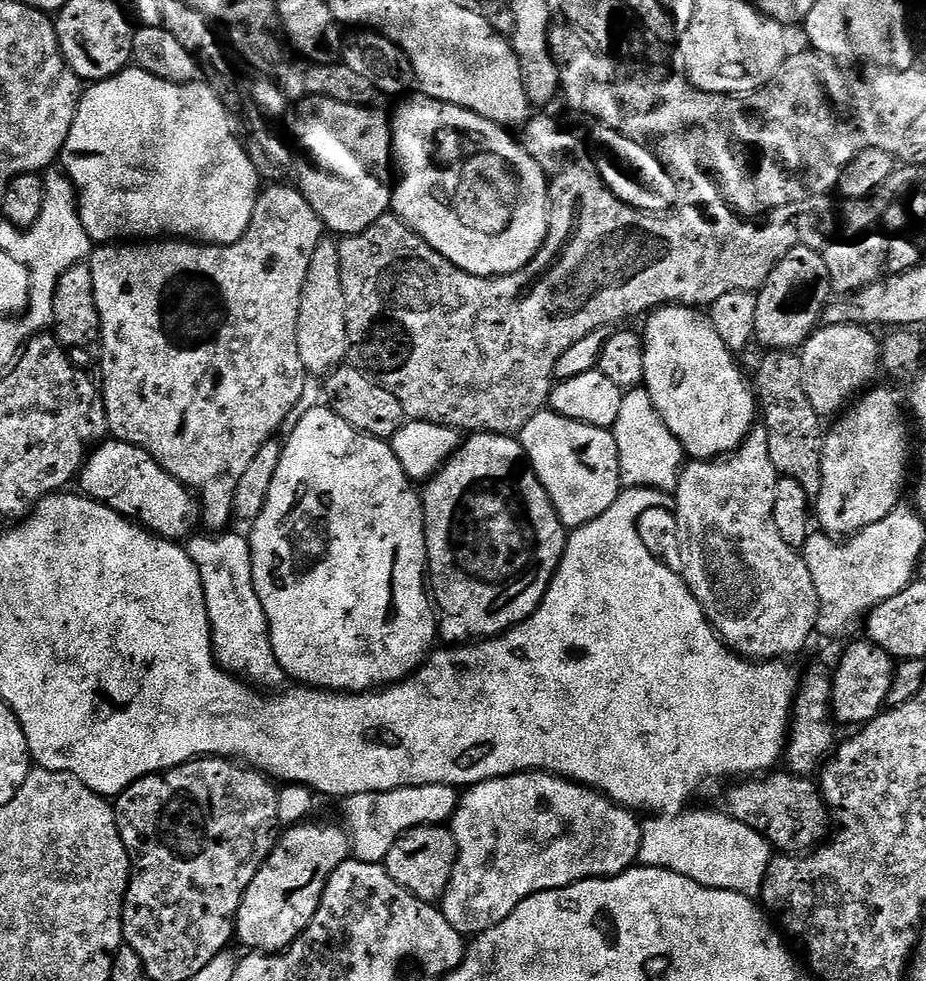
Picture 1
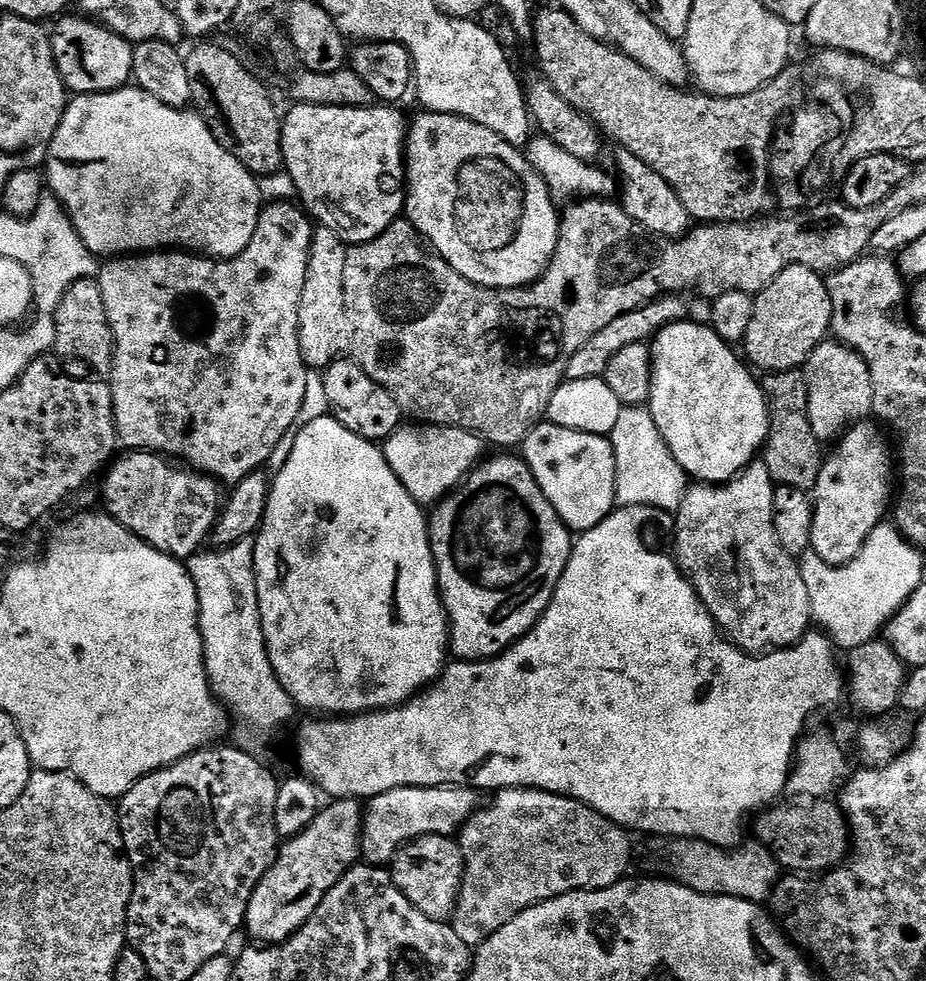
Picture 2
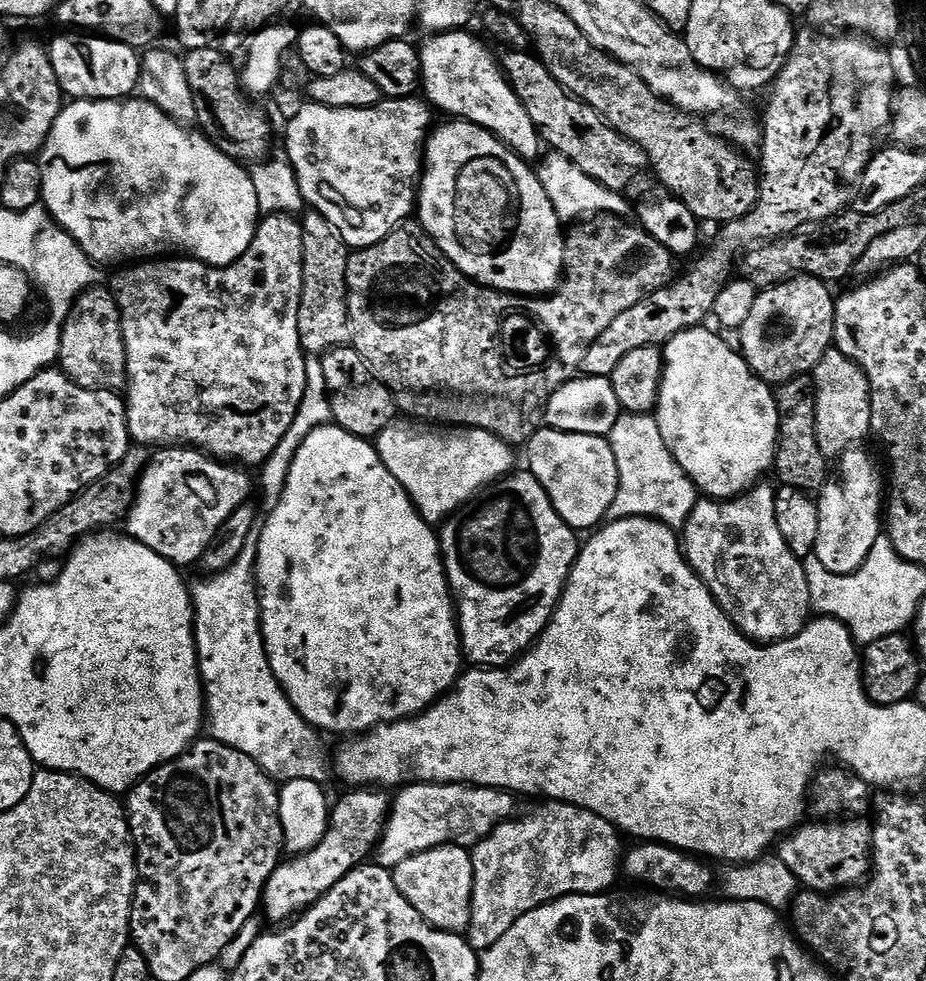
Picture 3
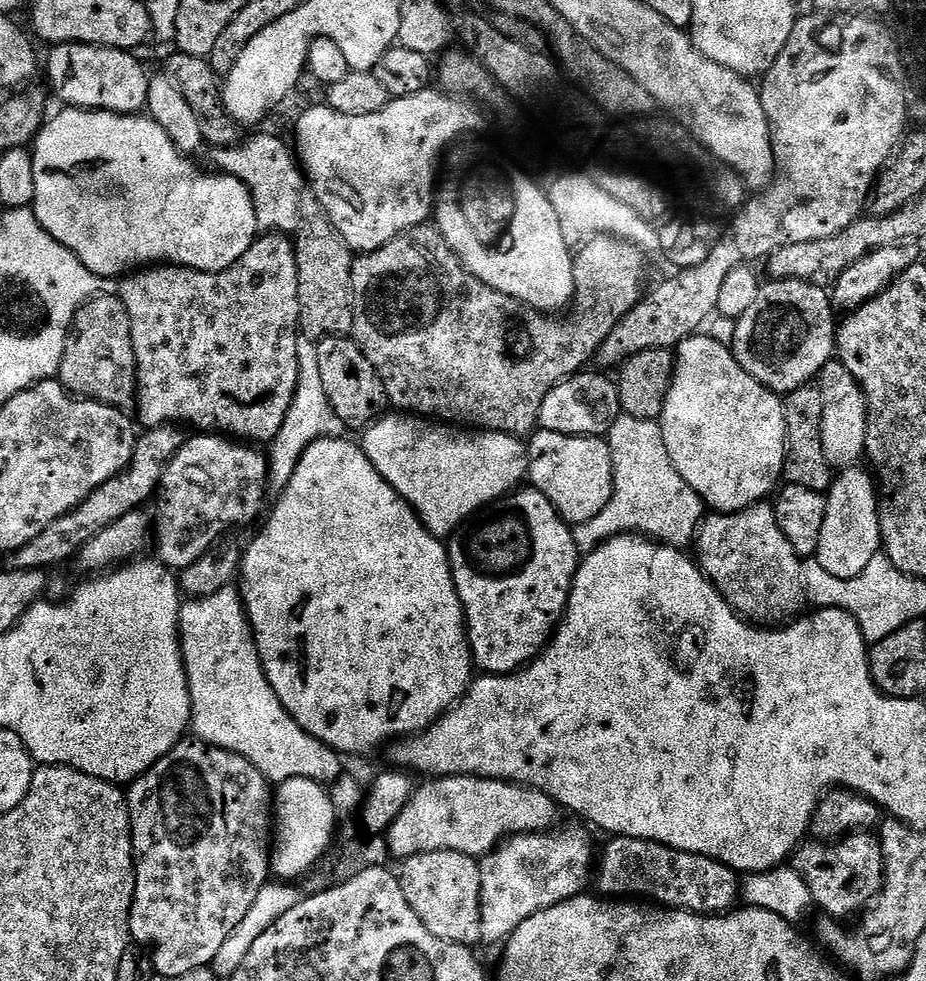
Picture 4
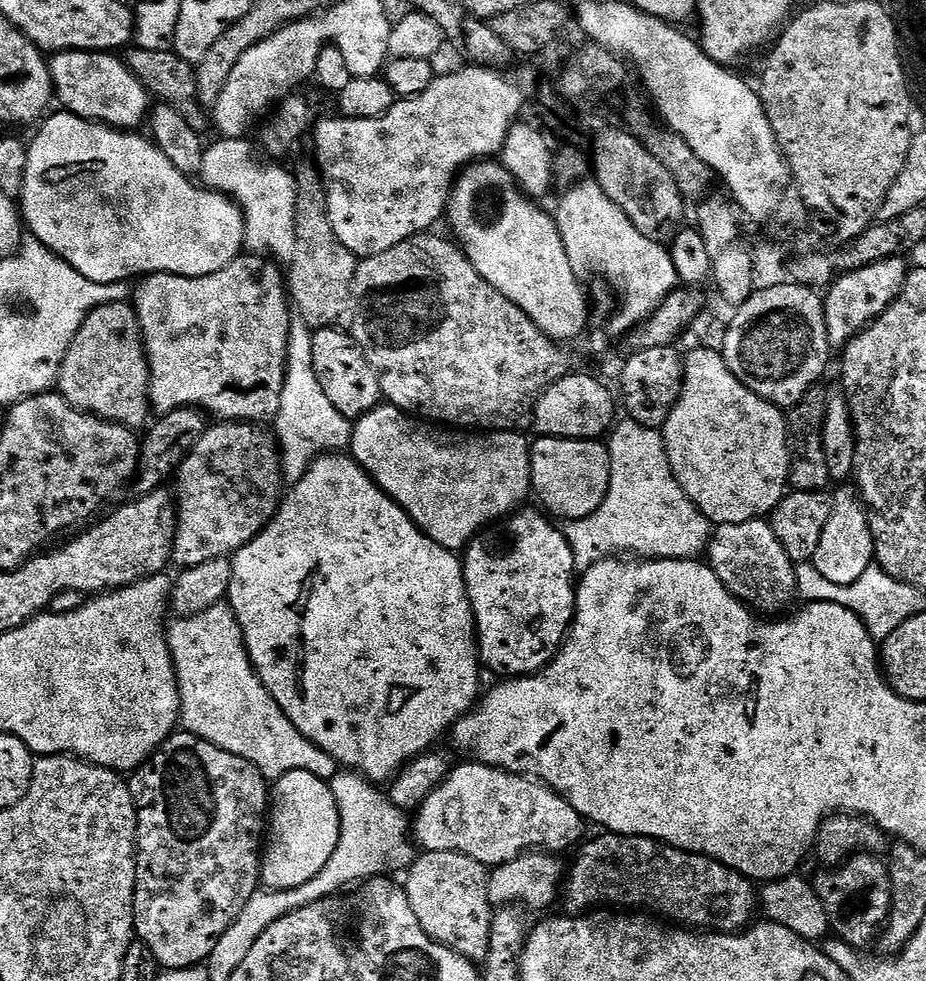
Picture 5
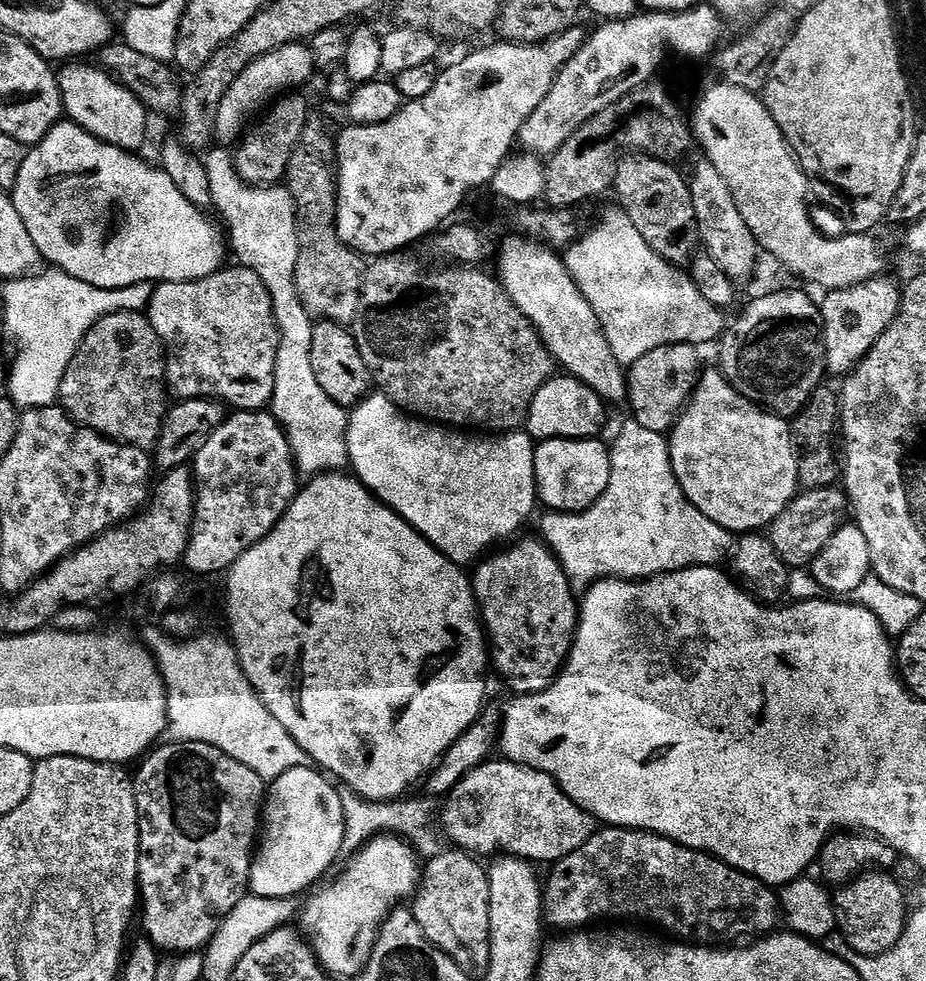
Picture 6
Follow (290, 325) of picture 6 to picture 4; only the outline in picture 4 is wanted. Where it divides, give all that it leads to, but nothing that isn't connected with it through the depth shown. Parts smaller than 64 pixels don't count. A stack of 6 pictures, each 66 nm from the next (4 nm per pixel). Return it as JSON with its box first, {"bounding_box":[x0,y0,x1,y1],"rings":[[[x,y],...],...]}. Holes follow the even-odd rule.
{"bounding_box":[211,136,345,500],"rings":[[[252,136],[229,148],[211,154],[215,171],[238,178],[250,190],[254,202],[256,227],[272,234],[295,233],[300,221],[300,200],[306,191],[306,177],[294,155],[276,136]],[[307,338],[298,342],[298,374],[296,393],[292,405],[287,410],[282,430],[269,443],[268,457],[268,497],[276,500],[284,493],[290,478],[293,477],[294,467],[301,460],[302,454],[309,445],[322,437],[341,437],[345,433],[344,423],[330,406],[330,398],[326,398],[326,390],[322,390],[322,378],[318,371],[318,350],[315,343]]]}

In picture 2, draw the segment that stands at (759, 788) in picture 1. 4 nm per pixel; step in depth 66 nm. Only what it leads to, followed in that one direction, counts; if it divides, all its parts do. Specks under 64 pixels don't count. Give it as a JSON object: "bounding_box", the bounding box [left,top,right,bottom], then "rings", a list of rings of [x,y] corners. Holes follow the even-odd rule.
{"bounding_box":[754,802,849,874],"rings":[[[832,802],[805,804],[808,804],[805,808],[773,806],[757,815],[754,820],[755,839],[771,852],[781,869],[792,874],[823,874],[840,867],[849,859],[848,817]]]}

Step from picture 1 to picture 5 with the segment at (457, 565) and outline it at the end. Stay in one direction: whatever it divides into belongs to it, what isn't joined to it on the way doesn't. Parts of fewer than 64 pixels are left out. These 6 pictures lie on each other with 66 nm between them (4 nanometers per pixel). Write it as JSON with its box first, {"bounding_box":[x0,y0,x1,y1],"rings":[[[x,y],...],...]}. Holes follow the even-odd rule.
{"bounding_box":[462,507,578,678],"rings":[[[521,507],[495,526],[477,532],[462,552],[464,581],[476,619],[480,663],[487,671],[489,668],[496,678],[535,676],[541,672],[559,652],[572,627],[572,615],[576,613],[578,569],[570,544],[566,542],[563,531],[555,528],[543,511],[535,512],[528,507]]]}

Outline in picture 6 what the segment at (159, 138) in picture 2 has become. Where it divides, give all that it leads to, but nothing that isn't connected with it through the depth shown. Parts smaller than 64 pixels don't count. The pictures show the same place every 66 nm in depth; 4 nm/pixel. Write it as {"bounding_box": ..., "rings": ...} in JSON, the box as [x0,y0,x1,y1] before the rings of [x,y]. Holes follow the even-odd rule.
{"bounding_box":[10,118,226,288],"rings":[[[67,118],[61,119],[60,123],[55,124],[50,130],[50,134],[46,134],[46,138],[42,138],[42,142],[28,148],[26,162],[22,162],[22,174],[18,174],[18,182],[16,187],[11,189],[10,195],[22,222],[26,222],[26,234],[30,234],[30,238],[34,238],[34,246],[47,263],[48,260],[52,263],[49,265],[53,269],[70,274],[90,286],[99,288],[125,288],[135,284],[158,285],[166,282],[194,282],[220,271],[225,263],[224,252],[226,256],[226,240],[221,229],[219,232],[204,217],[205,213],[193,205],[186,195],[182,194],[182,191],[178,190],[178,186],[174,184],[170,175],[164,172],[164,169],[160,166],[151,168],[142,157],[143,155],[127,152],[118,146],[104,144]]]}

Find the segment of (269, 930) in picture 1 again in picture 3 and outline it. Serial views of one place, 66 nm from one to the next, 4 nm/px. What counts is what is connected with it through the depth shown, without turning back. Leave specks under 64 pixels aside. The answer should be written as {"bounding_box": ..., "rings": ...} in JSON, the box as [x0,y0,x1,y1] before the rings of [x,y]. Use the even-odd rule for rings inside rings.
{"bounding_box":[262,786,389,922],"rings":[[[356,786],[348,790],[348,793],[337,804],[335,801],[331,805],[328,813],[328,828],[325,830],[324,836],[317,842],[317,845],[308,852],[293,855],[276,865],[276,869],[270,874],[270,878],[264,887],[262,912],[265,912],[272,920],[288,922],[299,916],[301,912],[311,908],[313,904],[318,903],[334,885],[342,882],[342,878],[346,878],[346,874],[350,874],[360,867],[375,853],[376,845],[380,843],[380,835],[384,833],[384,823],[388,820],[389,807],[389,793],[379,787]]]}

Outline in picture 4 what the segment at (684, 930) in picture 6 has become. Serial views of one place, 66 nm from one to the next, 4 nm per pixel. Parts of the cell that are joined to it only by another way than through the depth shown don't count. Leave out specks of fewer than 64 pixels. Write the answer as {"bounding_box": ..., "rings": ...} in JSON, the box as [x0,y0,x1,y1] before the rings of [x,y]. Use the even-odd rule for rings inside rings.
{"bounding_box":[594,836,742,916],"rings":[[[612,836],[605,846],[604,853],[599,853],[598,863],[594,868],[594,888],[604,898],[639,898],[644,902],[655,902],[666,908],[679,908],[681,912],[697,912],[700,916],[719,916],[733,911],[737,907],[742,884],[737,873],[709,856],[700,852],[683,852],[671,848],[669,844],[659,844],[653,840]]]}

